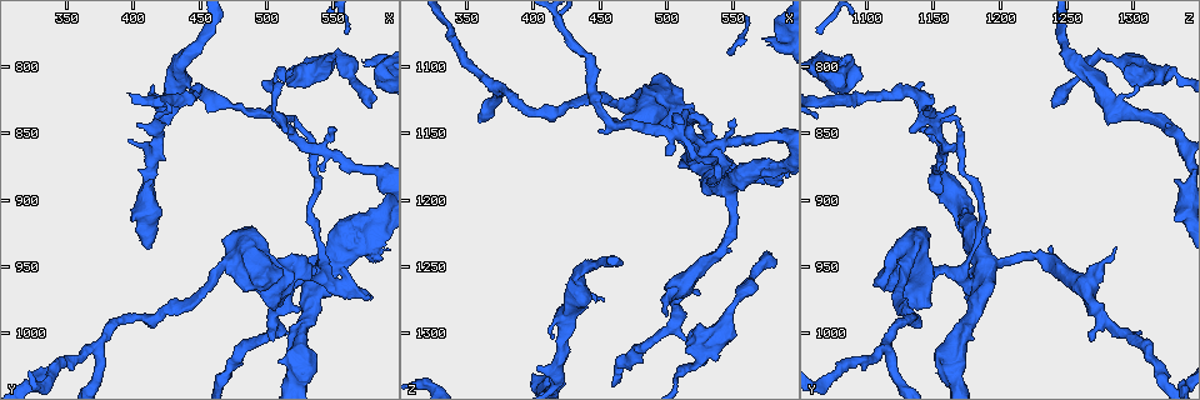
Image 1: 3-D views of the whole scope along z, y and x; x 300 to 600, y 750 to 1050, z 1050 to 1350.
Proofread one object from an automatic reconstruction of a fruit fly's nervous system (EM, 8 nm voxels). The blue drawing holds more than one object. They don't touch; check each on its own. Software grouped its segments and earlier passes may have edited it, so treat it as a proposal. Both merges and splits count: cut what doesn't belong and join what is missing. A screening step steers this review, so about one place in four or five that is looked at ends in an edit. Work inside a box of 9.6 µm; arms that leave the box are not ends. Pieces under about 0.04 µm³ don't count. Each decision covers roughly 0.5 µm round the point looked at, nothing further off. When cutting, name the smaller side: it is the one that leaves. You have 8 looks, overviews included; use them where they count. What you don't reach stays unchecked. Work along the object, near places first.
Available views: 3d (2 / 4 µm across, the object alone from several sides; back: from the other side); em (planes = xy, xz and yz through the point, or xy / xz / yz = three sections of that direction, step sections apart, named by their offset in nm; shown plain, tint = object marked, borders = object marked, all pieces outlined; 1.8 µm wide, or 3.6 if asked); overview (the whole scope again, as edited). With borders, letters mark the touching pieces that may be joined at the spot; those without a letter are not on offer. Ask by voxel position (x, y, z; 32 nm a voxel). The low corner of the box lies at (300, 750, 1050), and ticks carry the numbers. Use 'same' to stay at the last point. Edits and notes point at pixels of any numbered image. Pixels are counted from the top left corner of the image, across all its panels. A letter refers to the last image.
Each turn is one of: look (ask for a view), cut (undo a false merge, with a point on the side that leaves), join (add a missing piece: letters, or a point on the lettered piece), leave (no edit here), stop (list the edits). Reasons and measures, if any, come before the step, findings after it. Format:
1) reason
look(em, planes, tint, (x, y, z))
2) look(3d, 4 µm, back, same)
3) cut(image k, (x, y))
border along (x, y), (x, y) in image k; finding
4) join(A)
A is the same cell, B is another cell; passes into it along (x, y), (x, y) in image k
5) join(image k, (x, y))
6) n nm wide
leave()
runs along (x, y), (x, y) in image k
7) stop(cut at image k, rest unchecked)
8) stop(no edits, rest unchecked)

calibre changes
look(em, 3.6 µm, xz, step 8, borders, (528, 954, 1142))

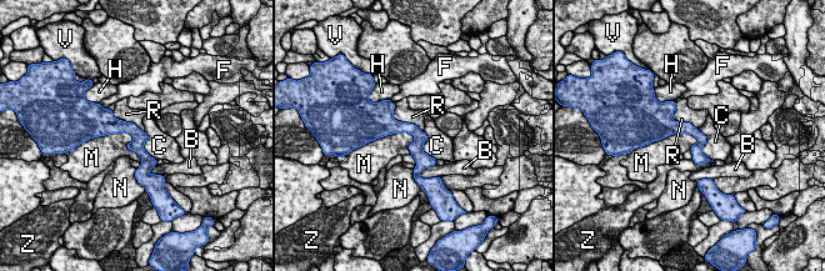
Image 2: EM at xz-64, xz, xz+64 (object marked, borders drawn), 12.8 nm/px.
160 nm wide
leave()
B, C, F, H, M, N, R, V and Z are other cells; border along (91, 137), (128, 133), (143, 161) in image 2; one neuron here

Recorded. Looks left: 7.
calibre changes
look(3d, 2 µm, (522, 1004, 1170))

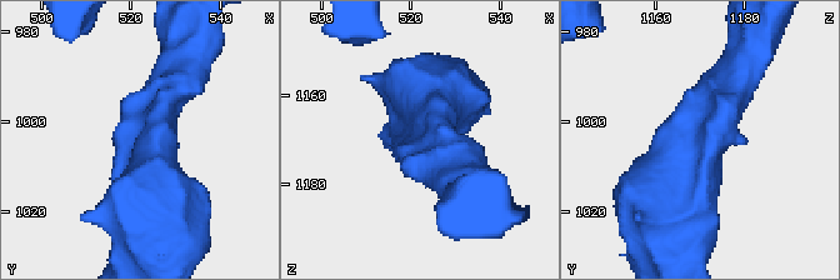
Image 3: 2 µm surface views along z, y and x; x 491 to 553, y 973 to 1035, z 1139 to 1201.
look(em, planes, borders, (524, 1005, 1171))

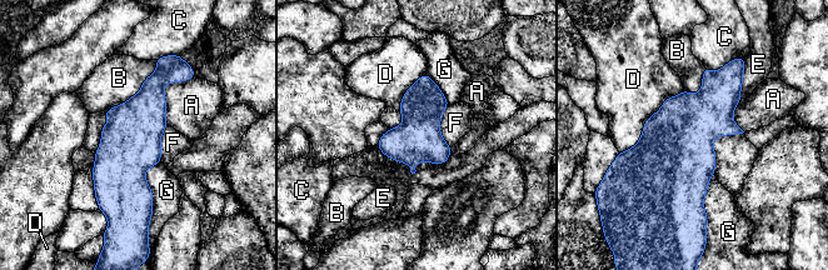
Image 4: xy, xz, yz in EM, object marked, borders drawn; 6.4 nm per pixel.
leave()
A, B, C, D, E, F and G are other cells; border along (683, 88), (619, 153) in image 4; one neuron here

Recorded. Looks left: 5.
look(em, yz, step 8, borders, (574, 802, 1080))

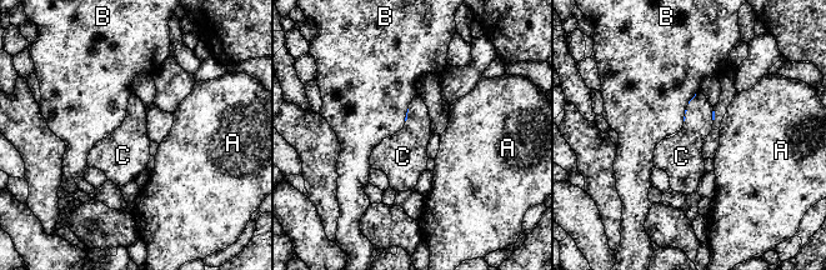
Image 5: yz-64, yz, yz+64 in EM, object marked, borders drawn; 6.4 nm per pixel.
look(em, planes, borders, same)

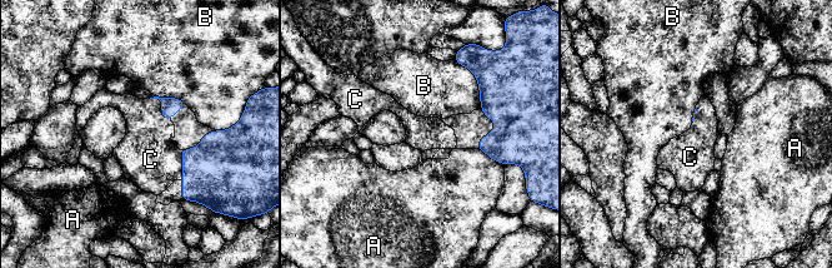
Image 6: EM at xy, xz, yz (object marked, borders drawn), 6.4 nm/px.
join(C)
C is the same cell, A and B are other cells; it goes on there

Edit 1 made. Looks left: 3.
stop(join at image 6, rest unchecked)

